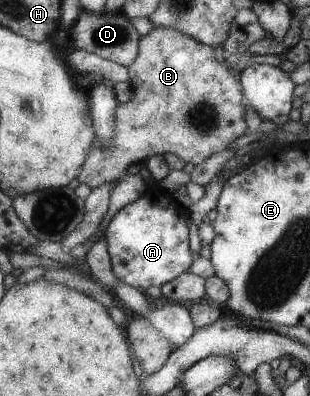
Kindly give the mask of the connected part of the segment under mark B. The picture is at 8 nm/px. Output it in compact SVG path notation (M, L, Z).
M155 27L141 37L138 59L128 67L134 86L130 101L116 109L116 137L110 145L94 135L92 149L77 180L90 188L102 187L126 174L133 163L146 163L154 155L174 153L193 166L228 149L246 133L245 89L238 75L216 59L216 51L177 29Z

